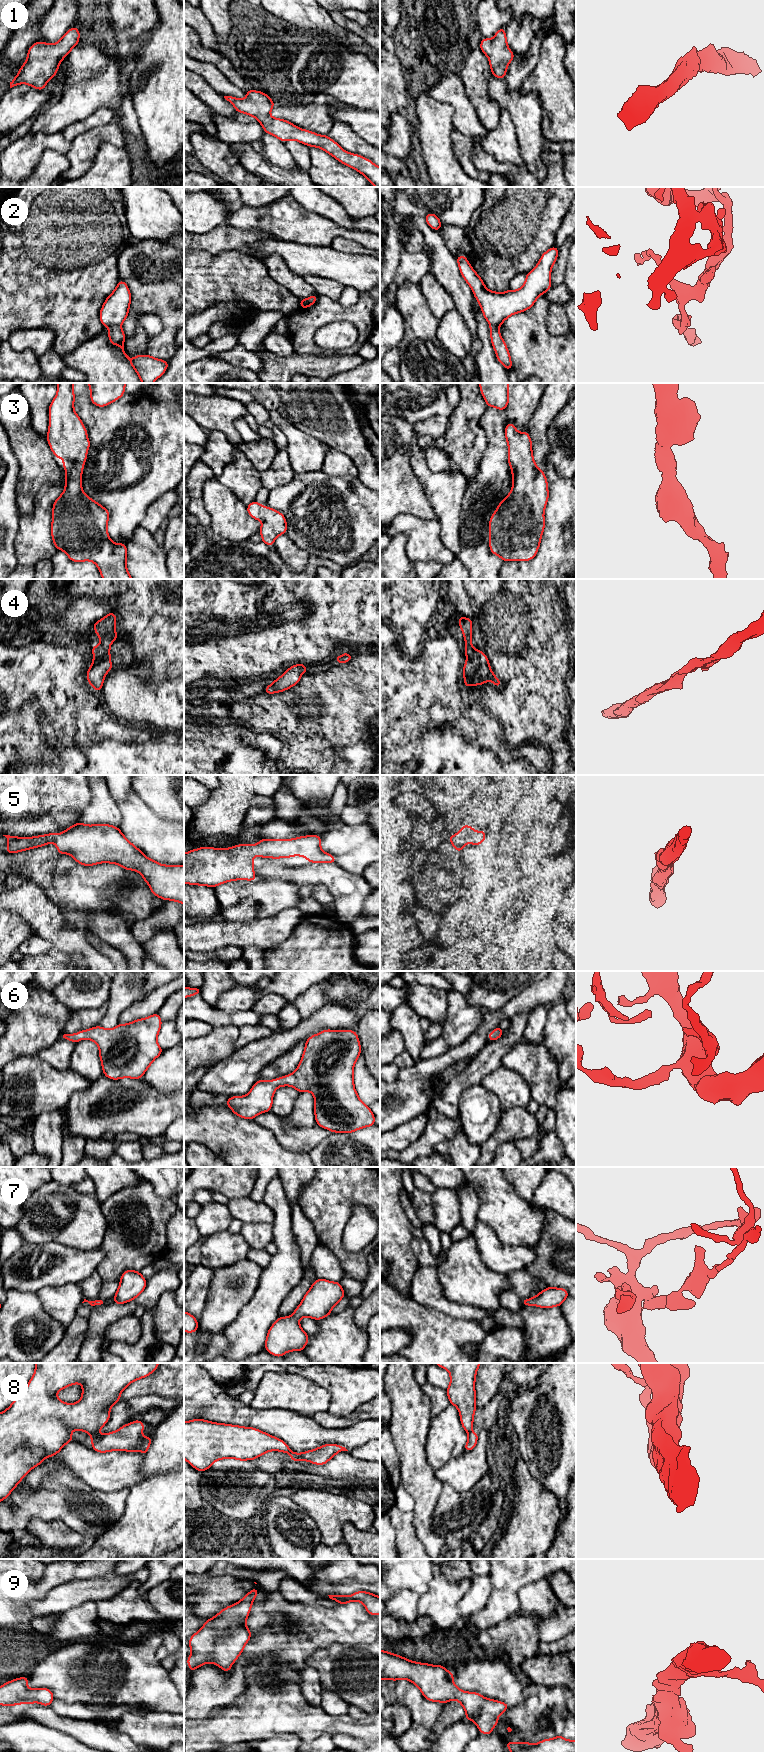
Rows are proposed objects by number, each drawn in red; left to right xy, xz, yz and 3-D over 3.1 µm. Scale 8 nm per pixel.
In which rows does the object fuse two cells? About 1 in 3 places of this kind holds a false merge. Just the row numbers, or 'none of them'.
2, 8

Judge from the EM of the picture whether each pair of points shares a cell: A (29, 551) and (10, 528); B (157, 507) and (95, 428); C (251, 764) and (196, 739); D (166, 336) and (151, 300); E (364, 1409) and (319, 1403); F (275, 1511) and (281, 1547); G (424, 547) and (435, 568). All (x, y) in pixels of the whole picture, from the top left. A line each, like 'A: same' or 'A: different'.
A: different
B: different
C: same
D: same
E: different
F: same
G: different

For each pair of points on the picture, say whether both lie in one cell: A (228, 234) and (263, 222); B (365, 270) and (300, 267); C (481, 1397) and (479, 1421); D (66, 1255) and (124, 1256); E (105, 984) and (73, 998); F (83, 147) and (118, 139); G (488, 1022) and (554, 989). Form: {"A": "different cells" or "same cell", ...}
{"A": "different cells", "B": "same cell", "C": "different cells", "D": "different cells", "E": "same cell", "F": "same cell", "G": "same cell"}

